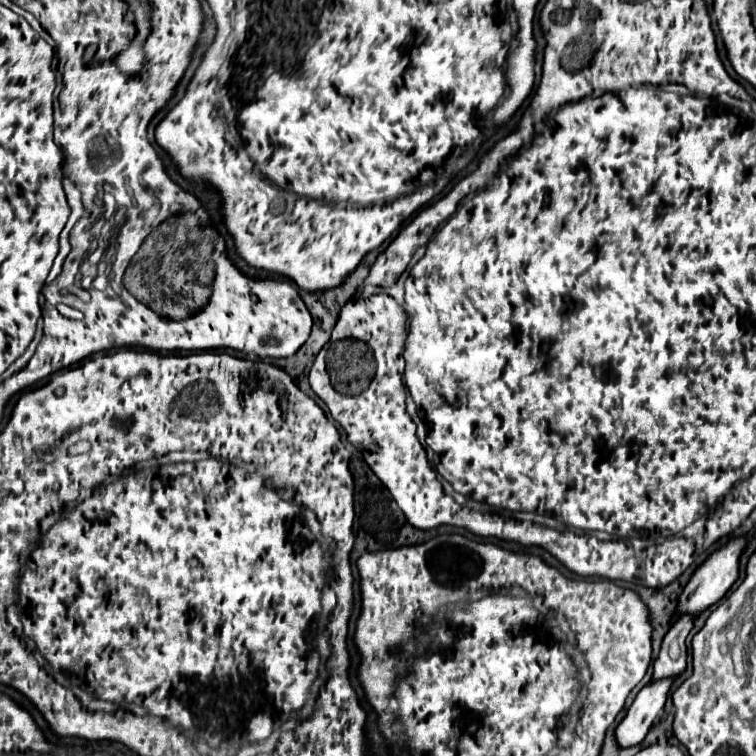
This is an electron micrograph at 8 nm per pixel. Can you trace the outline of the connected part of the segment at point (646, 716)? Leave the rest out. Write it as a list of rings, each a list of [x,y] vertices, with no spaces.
[[[665,677],[655,683],[645,685],[639,691],[639,695],[635,697],[633,705],[629,707],[625,719],[615,729],[615,737],[621,747],[637,745],[643,741],[649,727],[663,713],[663,705],[667,701],[667,693],[669,693],[673,681],[675,681],[675,677]]]

